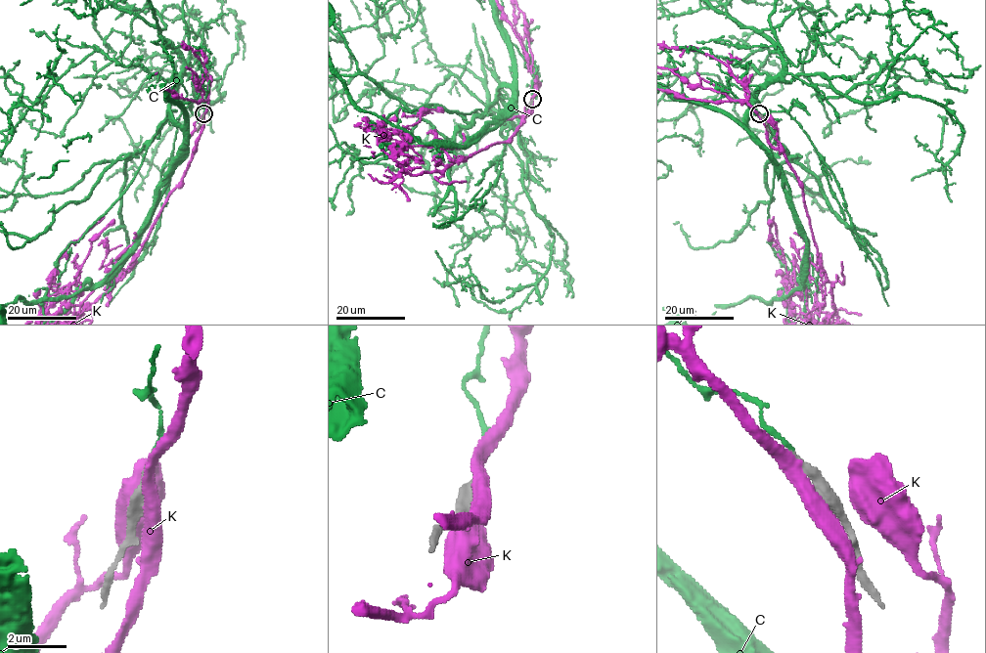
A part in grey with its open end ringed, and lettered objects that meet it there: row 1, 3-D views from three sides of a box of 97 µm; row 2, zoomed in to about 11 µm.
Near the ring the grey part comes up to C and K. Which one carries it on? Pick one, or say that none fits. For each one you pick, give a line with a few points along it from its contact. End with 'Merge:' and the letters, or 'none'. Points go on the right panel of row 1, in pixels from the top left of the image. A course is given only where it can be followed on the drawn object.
Merge: none

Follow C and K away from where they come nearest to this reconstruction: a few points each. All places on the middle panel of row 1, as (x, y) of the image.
C: (532, 99), (535, 65), (513, 44), (513, 100), (468, 145), (419, 143), (351, 99)
K: (531, 101), (506, 141), (443, 170), (410, 174), (385, 152), (374, 129), (400, 108), (408, 116), (432, 113)

